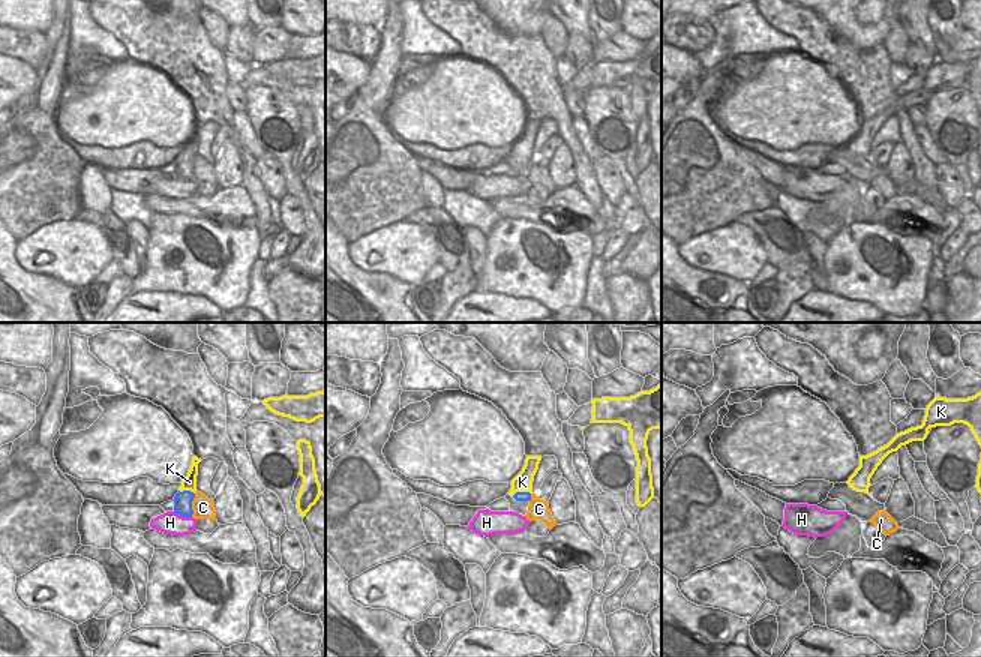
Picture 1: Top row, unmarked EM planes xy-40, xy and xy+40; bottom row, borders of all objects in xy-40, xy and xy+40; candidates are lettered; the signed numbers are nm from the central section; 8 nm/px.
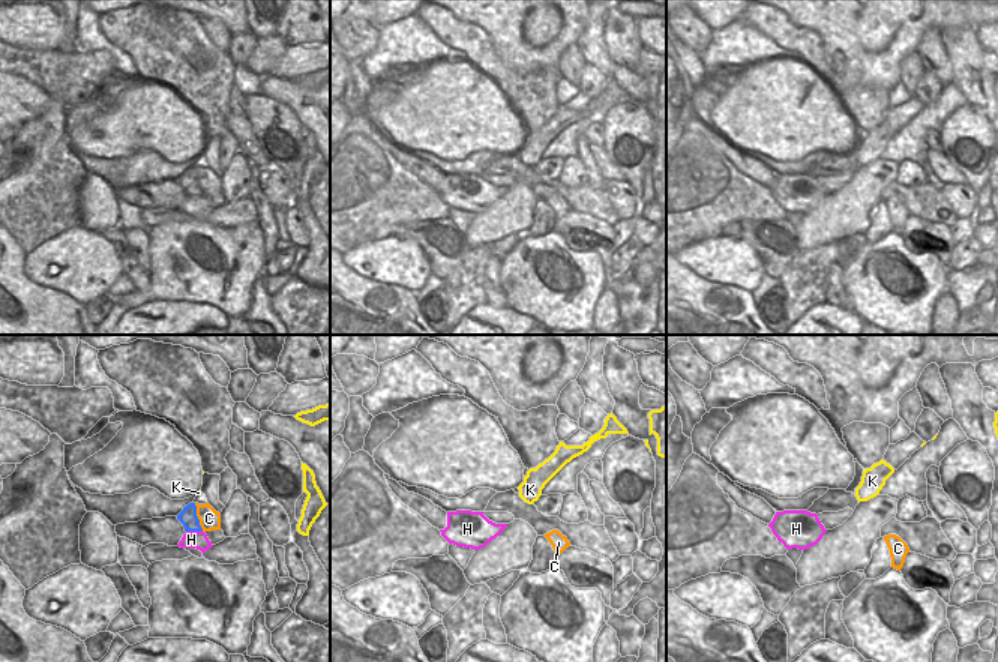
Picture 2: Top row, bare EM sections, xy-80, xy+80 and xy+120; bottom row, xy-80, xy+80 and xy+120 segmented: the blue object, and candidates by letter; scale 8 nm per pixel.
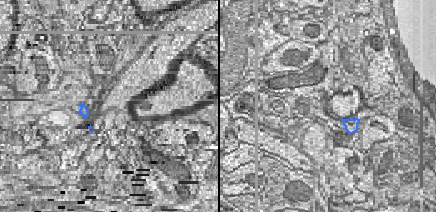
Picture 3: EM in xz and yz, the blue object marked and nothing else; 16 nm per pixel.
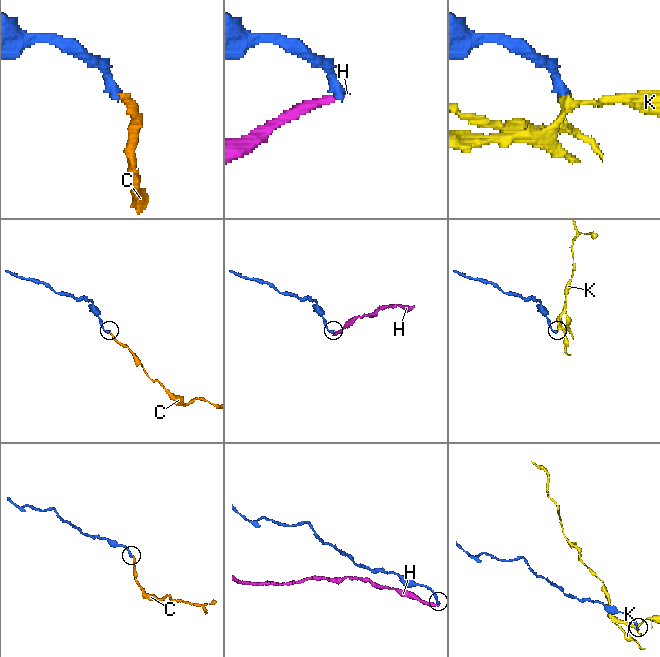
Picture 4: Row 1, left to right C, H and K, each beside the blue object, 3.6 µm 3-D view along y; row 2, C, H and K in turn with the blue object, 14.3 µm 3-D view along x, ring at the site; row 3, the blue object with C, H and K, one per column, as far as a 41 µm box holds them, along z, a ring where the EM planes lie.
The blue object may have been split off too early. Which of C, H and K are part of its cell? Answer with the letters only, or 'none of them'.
C

